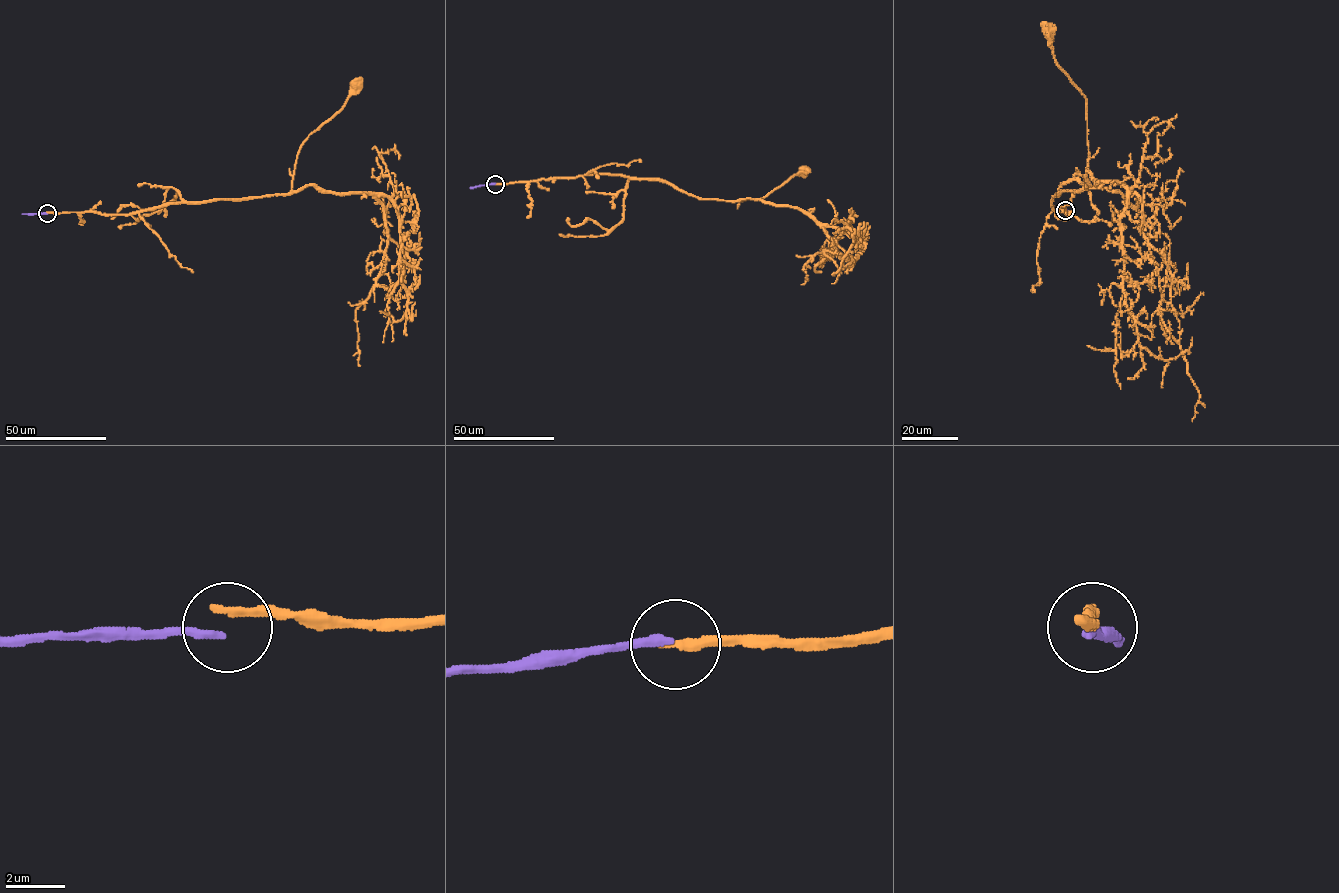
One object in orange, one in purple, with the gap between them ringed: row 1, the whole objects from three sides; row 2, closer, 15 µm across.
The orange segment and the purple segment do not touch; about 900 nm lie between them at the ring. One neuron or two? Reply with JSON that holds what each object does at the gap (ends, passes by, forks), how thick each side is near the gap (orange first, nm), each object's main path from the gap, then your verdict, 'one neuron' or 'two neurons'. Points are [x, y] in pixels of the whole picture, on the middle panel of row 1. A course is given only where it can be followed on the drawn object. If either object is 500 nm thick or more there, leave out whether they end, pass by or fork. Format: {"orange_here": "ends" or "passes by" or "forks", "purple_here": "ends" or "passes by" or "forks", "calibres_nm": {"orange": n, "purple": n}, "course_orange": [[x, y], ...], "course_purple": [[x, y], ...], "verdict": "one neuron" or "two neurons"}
{"orange_here": "ends", "purple_here": "ends", "calibres_nm": {"orange": 320, "purple": 280}, "course_orange": [[495, 184], [617, 174], [666, 181], [701, 198], [741, 201], [762, 198], [795, 174], [804, 172]], "course_purple": [[495, 183], [470, 188]], "verdict": "two neurons"}

